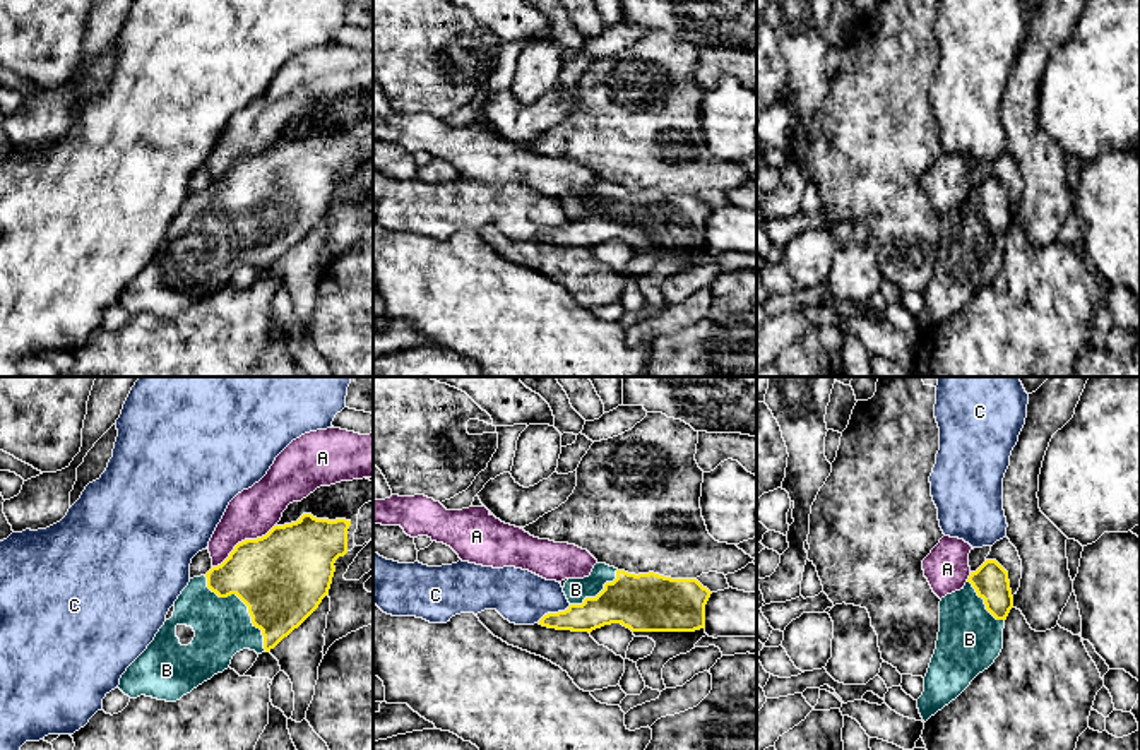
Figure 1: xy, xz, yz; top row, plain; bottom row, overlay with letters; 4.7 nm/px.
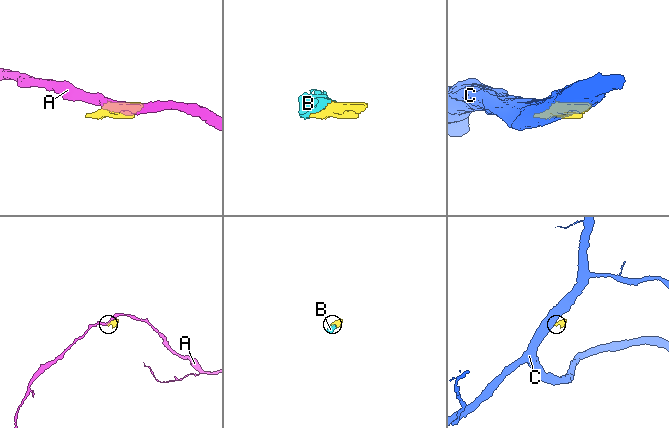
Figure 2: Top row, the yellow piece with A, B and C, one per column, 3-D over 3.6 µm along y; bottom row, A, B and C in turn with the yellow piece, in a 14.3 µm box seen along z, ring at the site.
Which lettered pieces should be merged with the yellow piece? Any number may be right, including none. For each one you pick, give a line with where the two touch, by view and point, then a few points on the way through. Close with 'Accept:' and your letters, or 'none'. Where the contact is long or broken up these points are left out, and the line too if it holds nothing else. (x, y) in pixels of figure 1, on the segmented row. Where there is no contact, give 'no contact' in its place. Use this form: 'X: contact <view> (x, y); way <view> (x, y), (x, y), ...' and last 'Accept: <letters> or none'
B: contact xy (245, 603)
Accept: B

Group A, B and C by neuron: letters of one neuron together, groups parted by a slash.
A / B / C

